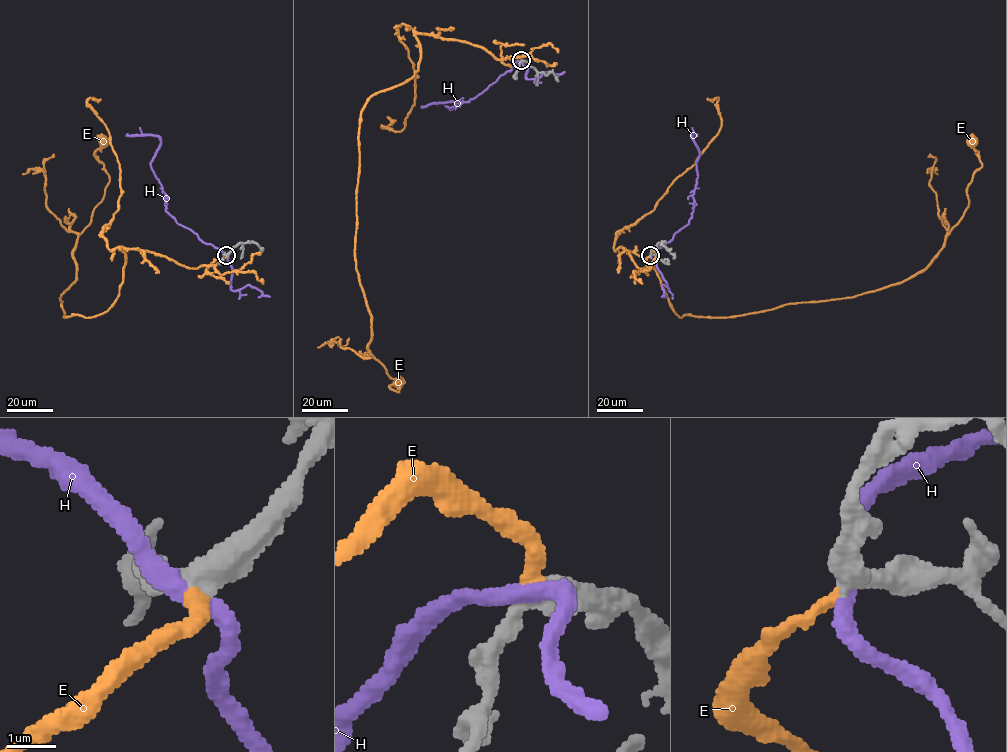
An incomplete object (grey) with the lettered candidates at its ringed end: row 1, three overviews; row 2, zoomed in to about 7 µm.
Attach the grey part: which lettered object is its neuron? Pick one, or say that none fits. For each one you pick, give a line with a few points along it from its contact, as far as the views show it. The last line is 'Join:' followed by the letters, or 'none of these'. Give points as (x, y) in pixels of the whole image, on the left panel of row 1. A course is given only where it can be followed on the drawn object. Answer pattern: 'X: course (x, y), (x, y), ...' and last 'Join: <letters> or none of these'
E: course (226, 255), (187, 268), (121, 247), (115, 302), (63, 317), (73, 250), (109, 181), (95, 156), (104, 141)
Join: E

